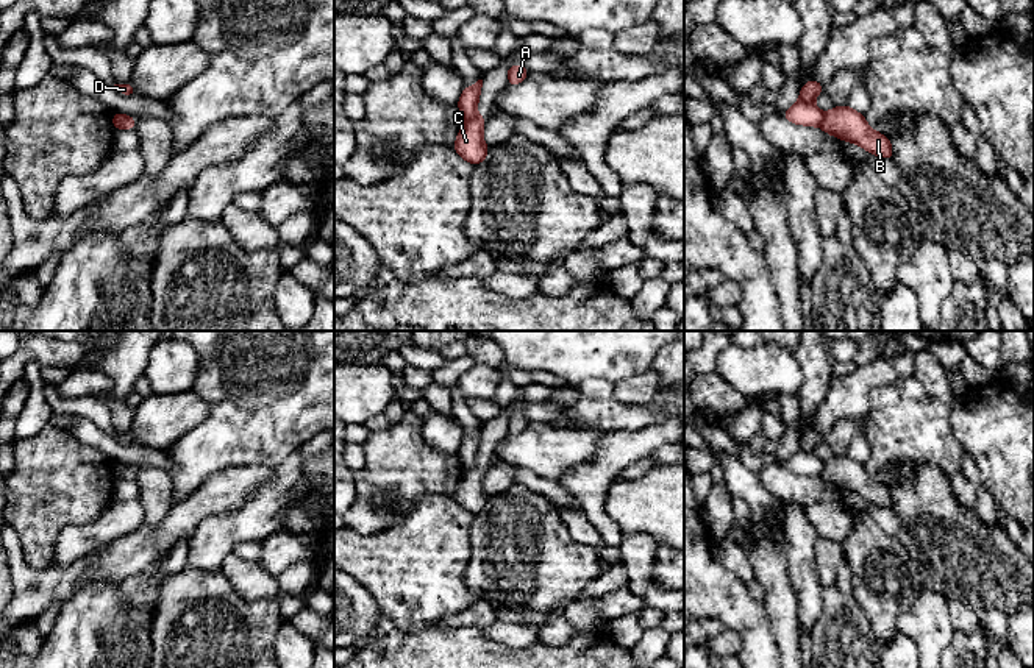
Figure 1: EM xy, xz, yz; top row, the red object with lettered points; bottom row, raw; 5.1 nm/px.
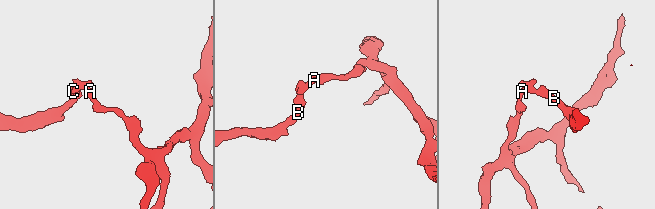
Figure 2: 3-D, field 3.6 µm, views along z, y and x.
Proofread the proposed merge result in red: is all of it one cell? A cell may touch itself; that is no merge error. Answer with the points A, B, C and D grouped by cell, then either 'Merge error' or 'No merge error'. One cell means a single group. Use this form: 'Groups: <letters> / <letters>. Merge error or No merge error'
Groups: A D / B C. Merge error

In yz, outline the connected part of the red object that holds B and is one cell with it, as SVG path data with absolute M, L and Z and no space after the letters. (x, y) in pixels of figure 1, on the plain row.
M848 454L834 456L823 464L820 478L843 492L854 492L868 503L892 509L893 498L887 485L872 479L865 471L864 464L854 460Z

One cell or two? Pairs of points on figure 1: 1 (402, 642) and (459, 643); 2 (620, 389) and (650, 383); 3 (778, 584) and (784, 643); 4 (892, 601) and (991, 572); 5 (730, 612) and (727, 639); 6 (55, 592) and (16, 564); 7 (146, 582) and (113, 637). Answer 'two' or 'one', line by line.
1: one
2: one
3: one
4: two
5: two
6: one
7: one

